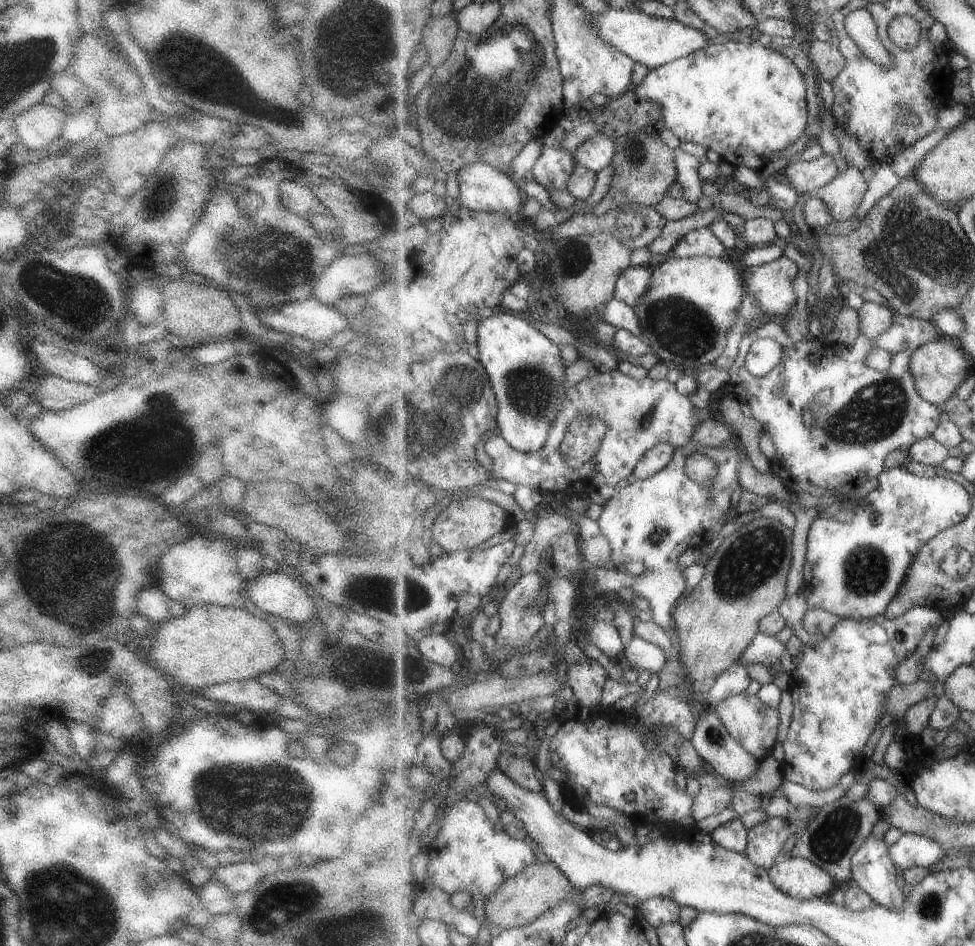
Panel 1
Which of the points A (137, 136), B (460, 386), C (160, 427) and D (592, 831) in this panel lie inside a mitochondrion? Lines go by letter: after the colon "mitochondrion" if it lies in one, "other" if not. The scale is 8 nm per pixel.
A: other
B: mitochondrion
C: mitochondrion
D: other

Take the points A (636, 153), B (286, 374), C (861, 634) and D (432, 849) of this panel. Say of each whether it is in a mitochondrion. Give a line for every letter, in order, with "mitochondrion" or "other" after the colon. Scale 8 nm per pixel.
A: mitochondrion
B: other
C: other
D: other

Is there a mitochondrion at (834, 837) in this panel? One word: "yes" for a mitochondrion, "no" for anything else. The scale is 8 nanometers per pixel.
yes

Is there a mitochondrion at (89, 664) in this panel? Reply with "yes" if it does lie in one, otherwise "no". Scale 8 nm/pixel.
yes

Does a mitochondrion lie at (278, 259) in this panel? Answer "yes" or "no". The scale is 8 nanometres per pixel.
yes

